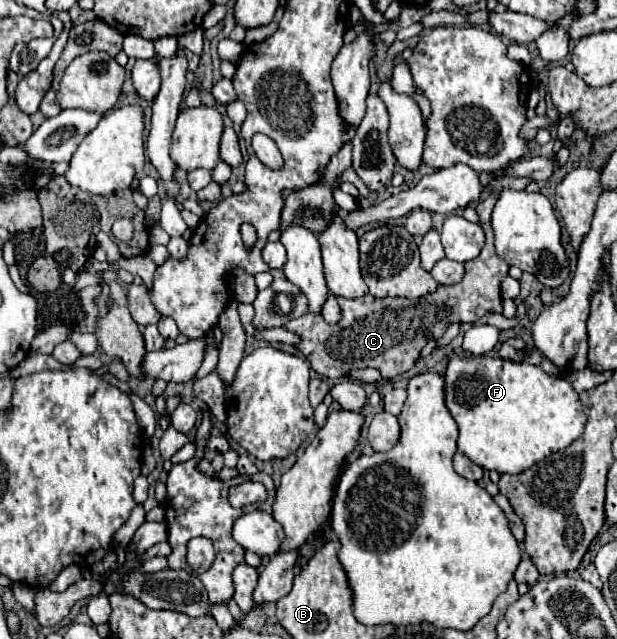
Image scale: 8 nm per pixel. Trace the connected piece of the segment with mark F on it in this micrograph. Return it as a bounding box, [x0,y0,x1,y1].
[443,352,587,474]

